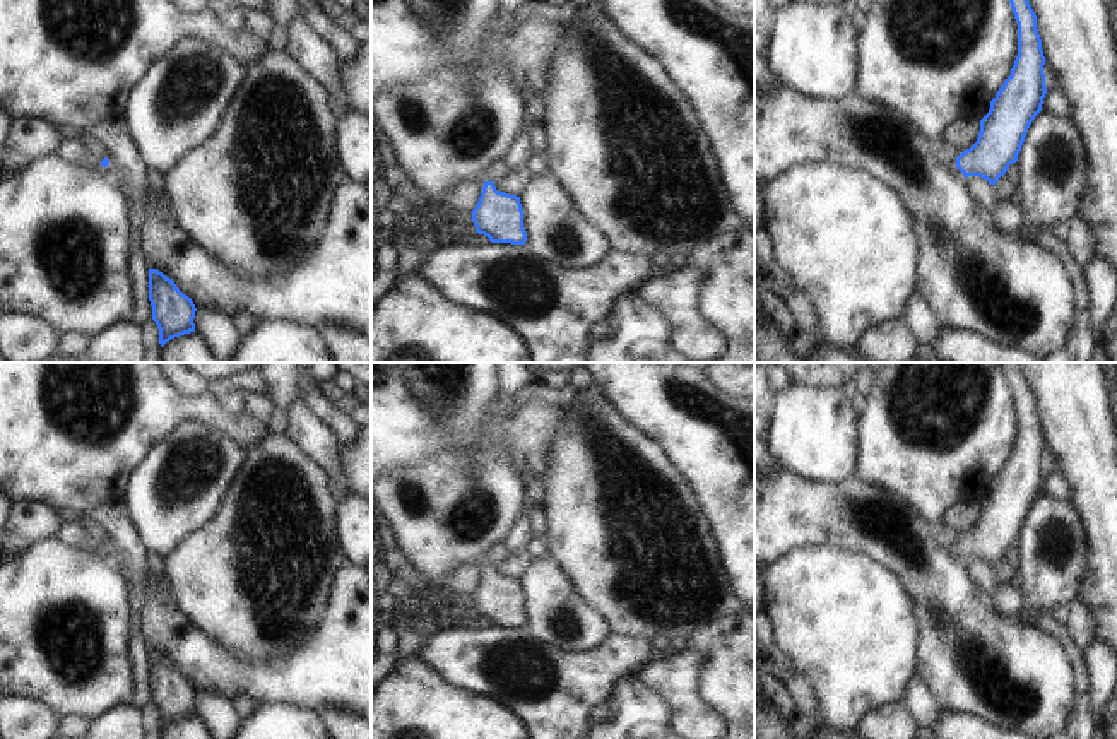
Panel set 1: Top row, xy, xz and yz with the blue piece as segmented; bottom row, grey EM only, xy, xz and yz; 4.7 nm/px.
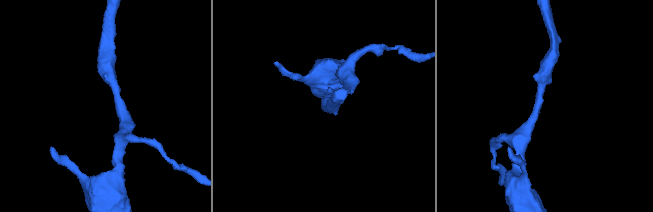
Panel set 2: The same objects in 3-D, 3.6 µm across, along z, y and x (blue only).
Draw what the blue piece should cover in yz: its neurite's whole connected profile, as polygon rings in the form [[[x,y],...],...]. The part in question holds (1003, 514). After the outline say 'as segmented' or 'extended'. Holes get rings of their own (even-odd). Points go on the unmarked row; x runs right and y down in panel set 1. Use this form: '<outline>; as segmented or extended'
[[[1001,363],[1004,378],[1018,405],[1018,440],[989,496],[980,503],[977,525],[956,541],[956,551],[996,568],[1018,537],[1035,500],[1042,494],[1045,470],[1045,440],[1037,412],[1037,399],[1021,363]]]; as segmented

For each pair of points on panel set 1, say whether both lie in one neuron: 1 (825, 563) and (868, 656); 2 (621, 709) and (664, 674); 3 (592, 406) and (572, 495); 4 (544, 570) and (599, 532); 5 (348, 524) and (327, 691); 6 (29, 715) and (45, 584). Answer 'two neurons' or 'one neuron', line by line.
1: one neuron
2: two neurons
3: one neuron
4: two neurons
5: two neurons
6: two neurons

